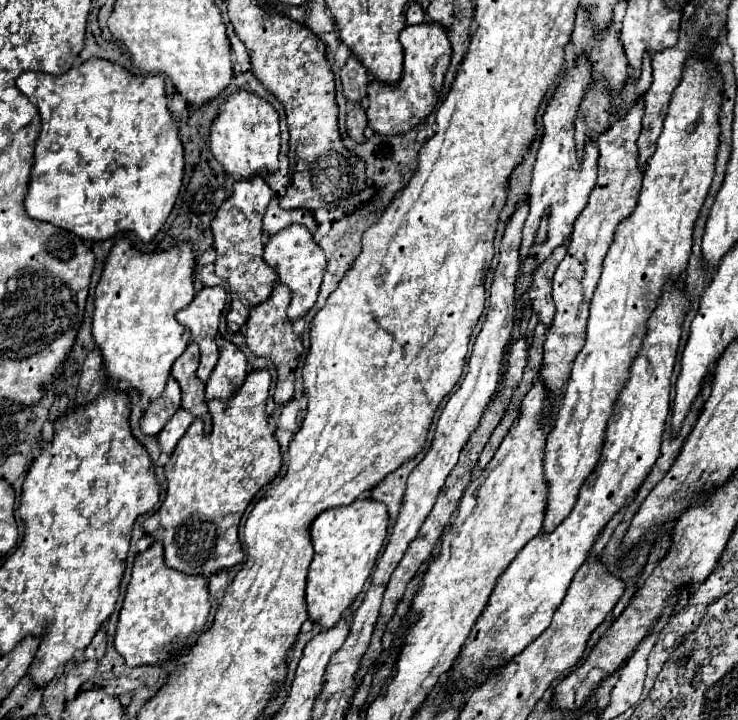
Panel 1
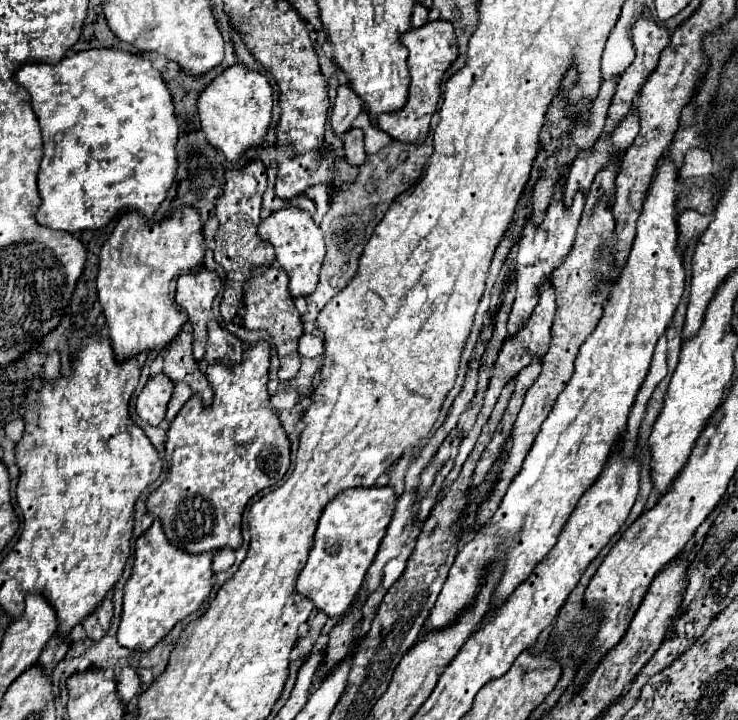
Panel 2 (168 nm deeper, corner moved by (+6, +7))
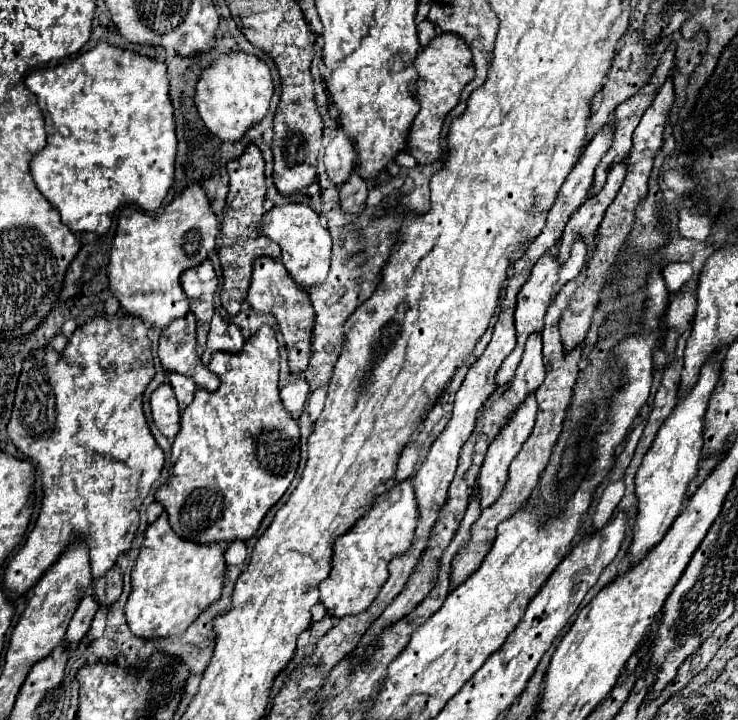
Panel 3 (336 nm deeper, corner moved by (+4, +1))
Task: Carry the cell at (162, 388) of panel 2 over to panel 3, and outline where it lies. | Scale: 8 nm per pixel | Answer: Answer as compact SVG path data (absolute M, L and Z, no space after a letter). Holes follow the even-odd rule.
M168 382L152 392L150 406L152 406L152 416L154 416L158 430L164 436L174 438L180 430L180 408L176 402L174 390Z

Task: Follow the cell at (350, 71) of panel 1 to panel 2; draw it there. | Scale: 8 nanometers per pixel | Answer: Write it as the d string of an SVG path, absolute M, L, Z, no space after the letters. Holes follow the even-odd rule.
M348 82L340 84L336 100L334 100L334 112L330 118L334 132L342 136L346 130L350 130L354 124L354 118L362 112L362 108L364 108L364 102L362 98L356 96L352 86Z

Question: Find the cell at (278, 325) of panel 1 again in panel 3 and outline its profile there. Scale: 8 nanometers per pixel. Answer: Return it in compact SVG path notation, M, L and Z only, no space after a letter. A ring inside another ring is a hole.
M260 256L254 262L252 284L250 284L246 300L250 302L252 310L256 310L260 314L276 316L276 320L280 324L280 332L286 342L290 370L304 372L310 362L310 354L312 354L310 346L312 346L312 322L314 322L314 310L312 310L312 304L308 298L308 290L302 286L296 286L296 282L292 282L292 276L288 274L288 270L284 270L284 264L280 260Z

